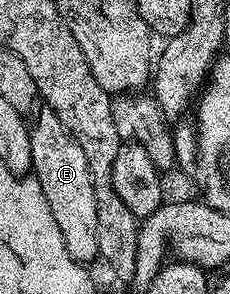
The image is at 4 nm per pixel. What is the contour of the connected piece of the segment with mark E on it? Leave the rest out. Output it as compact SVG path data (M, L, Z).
M43 107L34 114L34 117L35 125L33 121L30 126L34 184L38 192L45 195L49 211L53 211L53 219L57 219L57 227L61 227L61 239L65 239L65 247L69 250L72 262L91 263L91 260L99 257L99 248L97 195L93 195L89 159L85 159L85 151L81 151L81 147L65 127L65 123L57 119L54 111Z

